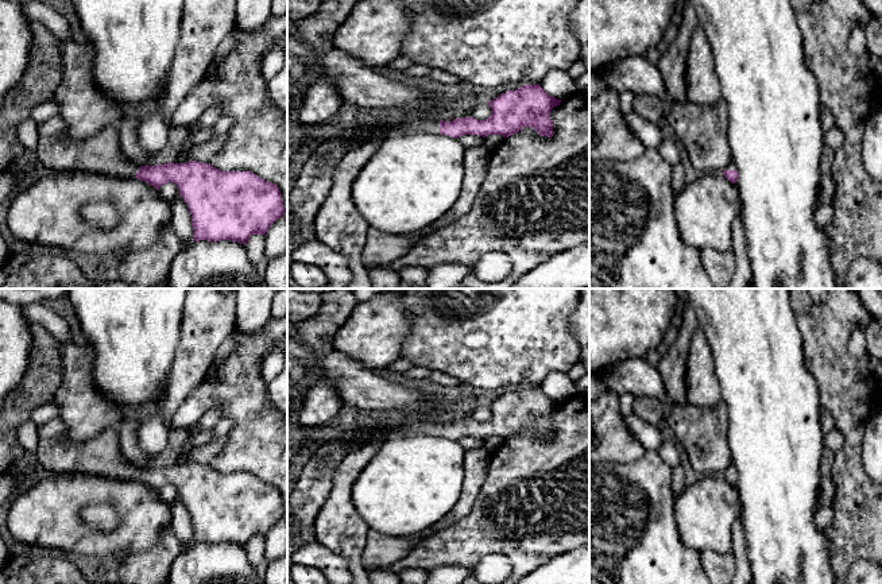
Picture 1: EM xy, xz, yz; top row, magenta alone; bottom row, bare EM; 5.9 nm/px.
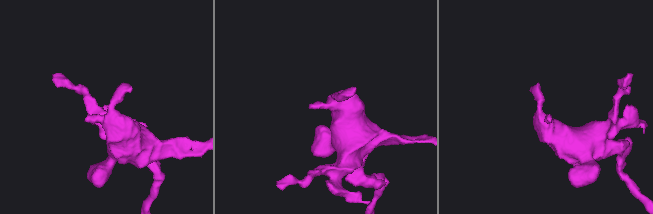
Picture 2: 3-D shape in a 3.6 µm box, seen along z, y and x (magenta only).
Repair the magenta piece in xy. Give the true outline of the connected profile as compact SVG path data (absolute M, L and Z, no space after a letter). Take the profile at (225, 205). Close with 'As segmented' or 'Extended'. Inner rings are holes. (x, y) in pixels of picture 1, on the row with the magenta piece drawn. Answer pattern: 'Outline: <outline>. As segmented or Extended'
Outline: M59 115L38 129L36 160L53 171L135 177L155 189L175 183L192 214L193 241L231 240L245 245L251 235L266 235L285 214L279 187L251 171L221 171L197 160L134 165L120 150L116 125L107 125L84 142L69 136Z. Extended

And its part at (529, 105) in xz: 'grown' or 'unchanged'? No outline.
grown

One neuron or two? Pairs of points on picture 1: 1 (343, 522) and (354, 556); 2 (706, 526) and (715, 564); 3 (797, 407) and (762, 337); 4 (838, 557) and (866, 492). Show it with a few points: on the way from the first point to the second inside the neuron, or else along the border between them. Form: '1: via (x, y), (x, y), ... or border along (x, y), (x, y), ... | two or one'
1: via (343, 530), (351, 548) | one
2: border along (730, 550), (716, 553), (704, 549), (700, 553) | two
3: via (780, 390), (762, 372), (762, 355) | one
4: via (848, 541), (866, 523), (866, 509) | one

